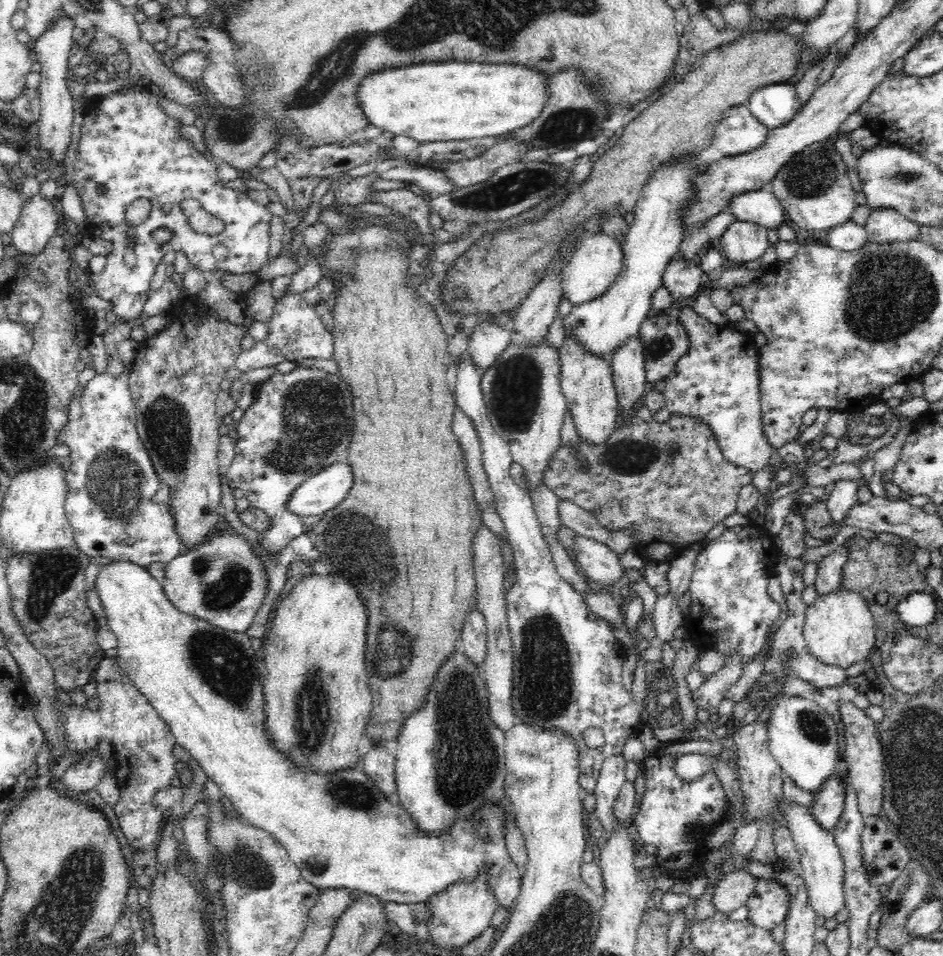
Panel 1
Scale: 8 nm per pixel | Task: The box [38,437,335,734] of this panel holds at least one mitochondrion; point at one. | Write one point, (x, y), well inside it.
(113, 482)

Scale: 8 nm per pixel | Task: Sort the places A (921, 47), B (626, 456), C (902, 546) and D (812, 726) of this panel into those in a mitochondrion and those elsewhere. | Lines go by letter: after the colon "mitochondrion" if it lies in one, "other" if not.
A: other
B: mitochondrion
C: other
D: mitochondrion

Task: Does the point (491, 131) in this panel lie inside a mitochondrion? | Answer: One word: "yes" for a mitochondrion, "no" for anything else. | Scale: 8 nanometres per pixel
no

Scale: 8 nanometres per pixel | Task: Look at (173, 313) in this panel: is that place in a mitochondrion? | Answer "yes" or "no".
no

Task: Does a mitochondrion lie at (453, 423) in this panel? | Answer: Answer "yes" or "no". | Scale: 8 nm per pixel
no

